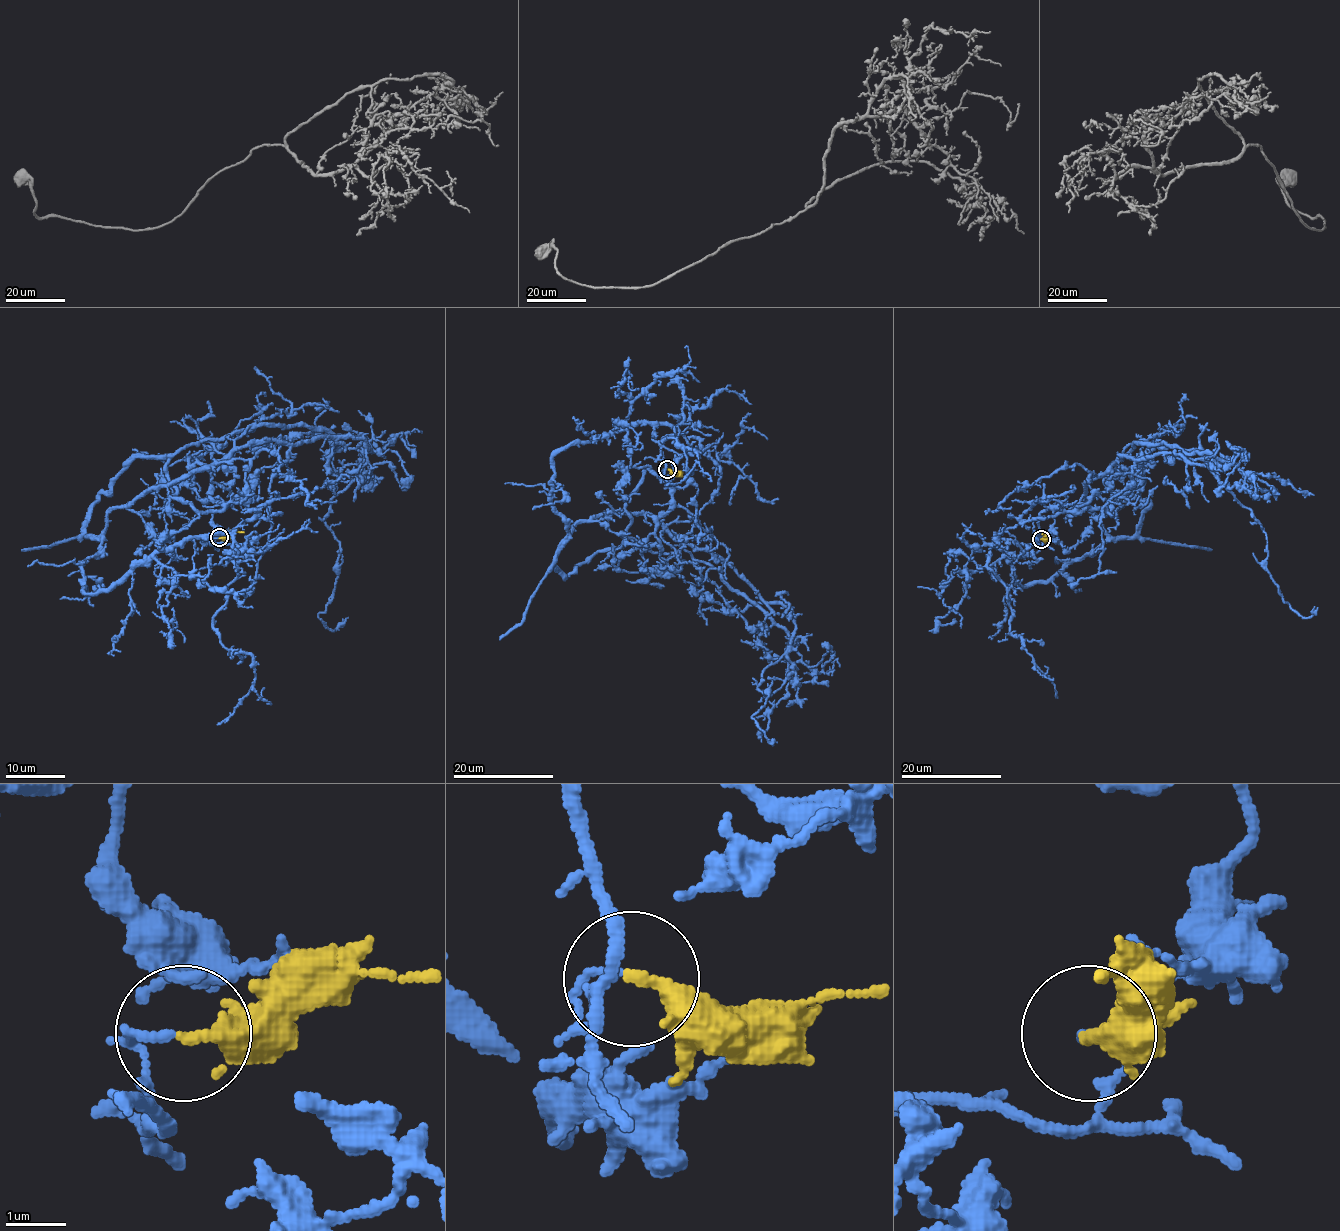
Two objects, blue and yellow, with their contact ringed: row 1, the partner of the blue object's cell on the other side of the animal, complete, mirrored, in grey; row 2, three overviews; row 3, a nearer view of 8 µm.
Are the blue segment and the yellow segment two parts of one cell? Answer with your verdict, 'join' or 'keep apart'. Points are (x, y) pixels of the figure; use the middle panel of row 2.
keep apart

